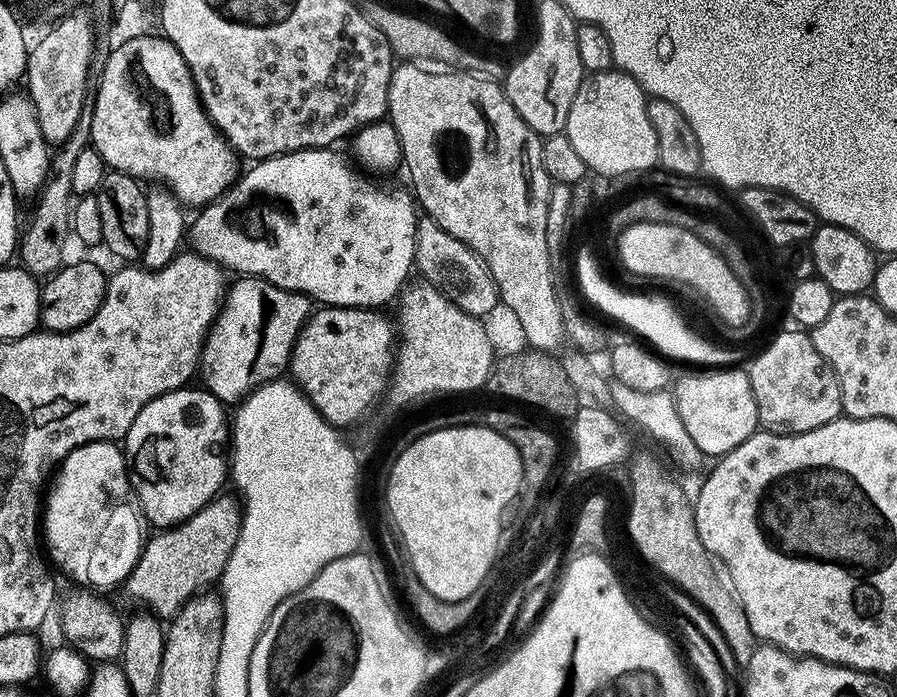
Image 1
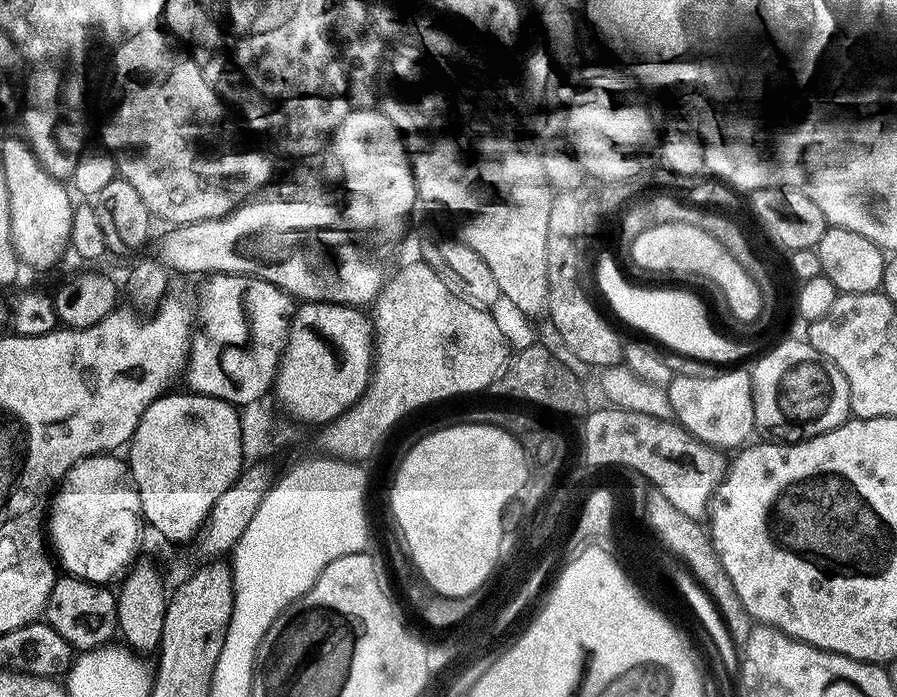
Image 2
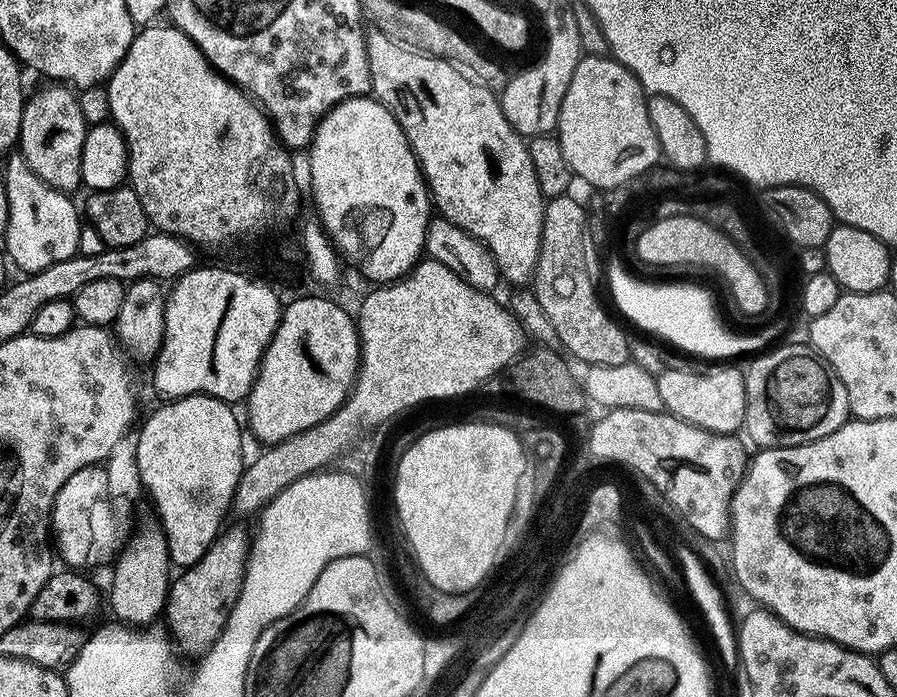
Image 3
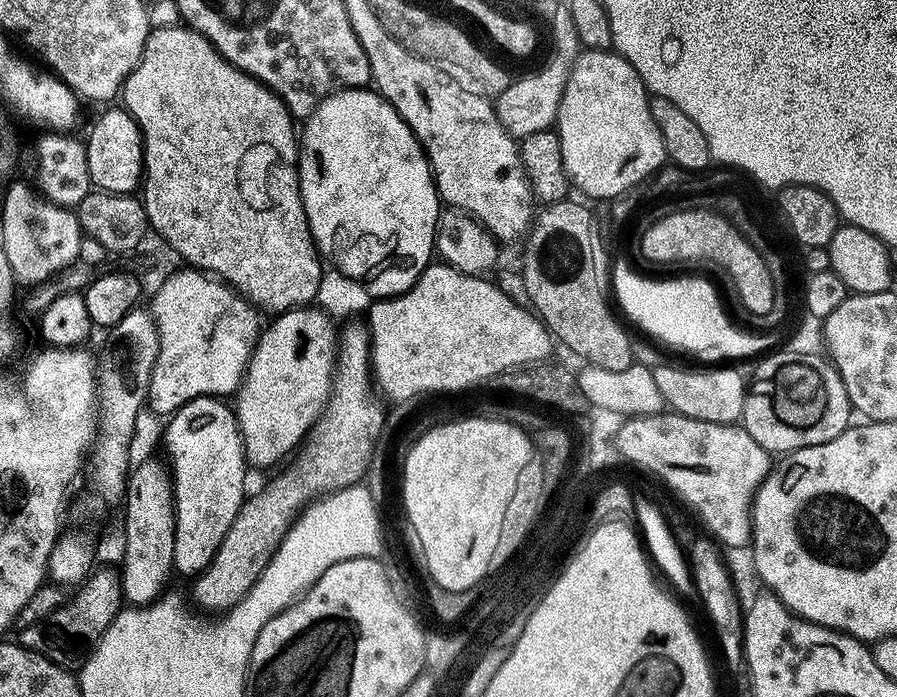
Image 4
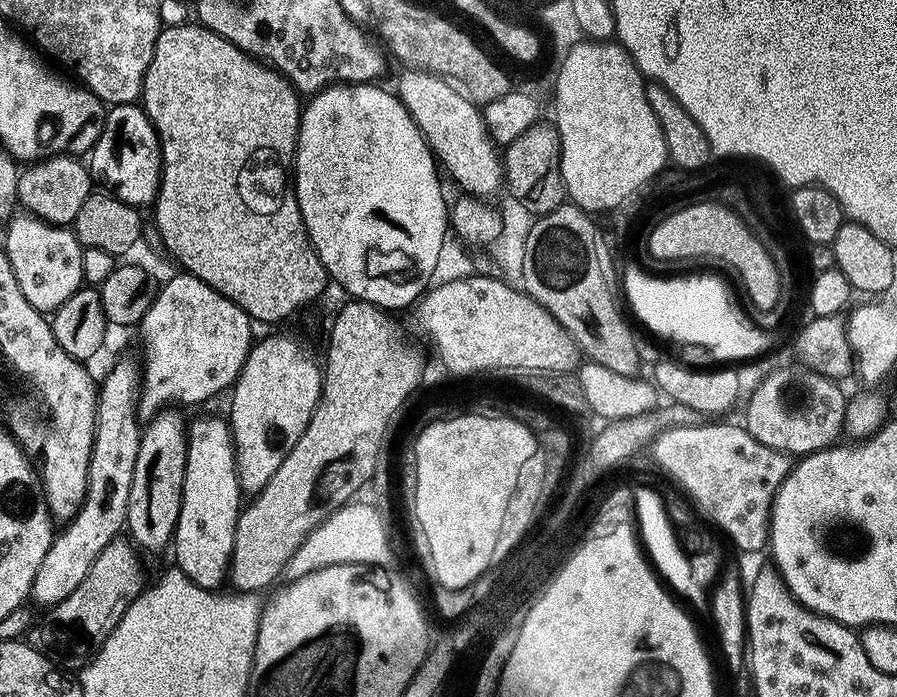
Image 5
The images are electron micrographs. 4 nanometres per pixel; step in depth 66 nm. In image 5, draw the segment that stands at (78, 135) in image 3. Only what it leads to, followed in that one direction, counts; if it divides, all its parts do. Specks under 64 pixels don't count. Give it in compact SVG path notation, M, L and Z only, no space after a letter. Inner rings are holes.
M70 155L45 156L21 167L18 178L19 207L48 224L71 226L82 202L94 191L94 176L83 159Z

